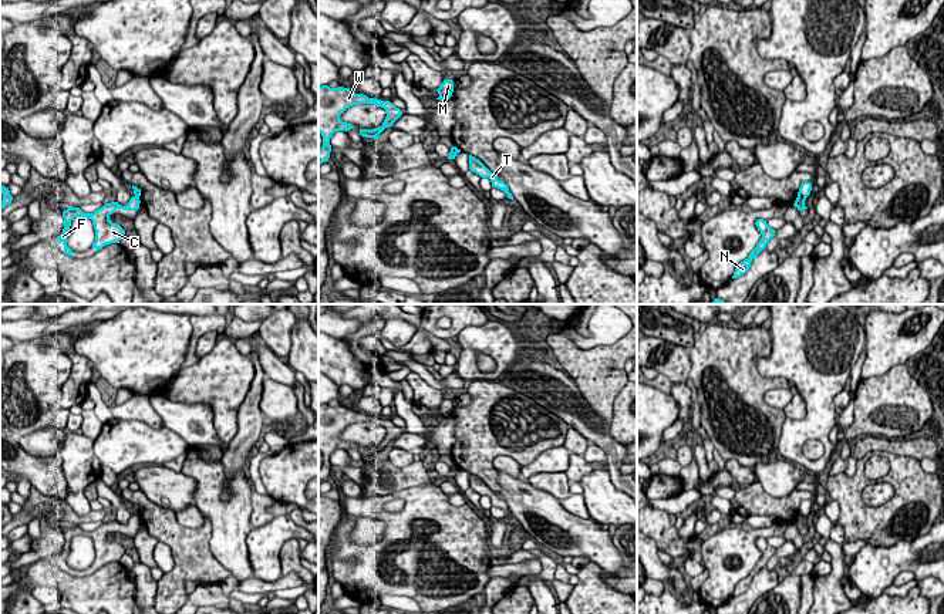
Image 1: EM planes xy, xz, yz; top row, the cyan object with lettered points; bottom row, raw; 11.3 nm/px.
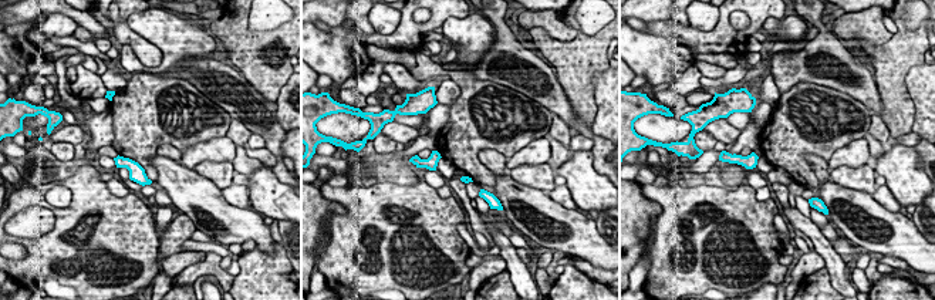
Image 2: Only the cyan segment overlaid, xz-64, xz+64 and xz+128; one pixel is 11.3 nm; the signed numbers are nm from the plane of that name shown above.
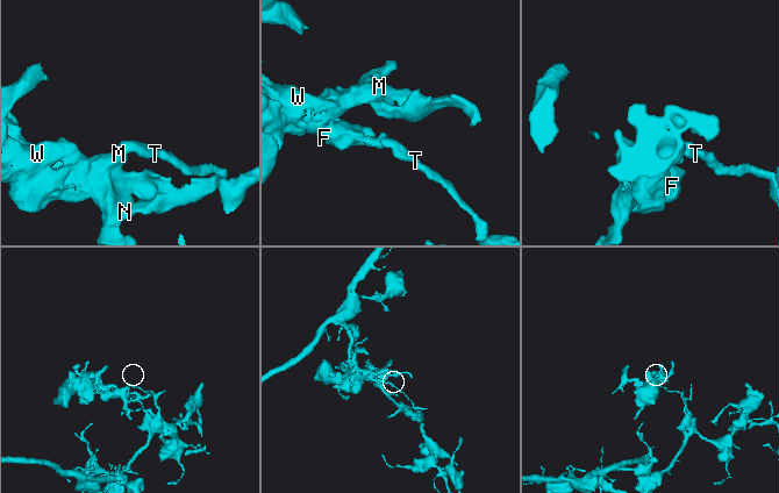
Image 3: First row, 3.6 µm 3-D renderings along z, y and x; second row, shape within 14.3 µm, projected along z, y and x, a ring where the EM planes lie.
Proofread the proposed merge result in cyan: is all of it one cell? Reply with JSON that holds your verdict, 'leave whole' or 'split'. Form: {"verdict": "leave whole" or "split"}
{"verdict": "split"}

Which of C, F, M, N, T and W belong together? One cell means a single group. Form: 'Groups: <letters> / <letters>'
Groups: C F M N W / T

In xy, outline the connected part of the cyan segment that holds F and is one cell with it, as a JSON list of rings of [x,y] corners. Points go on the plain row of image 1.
[[[132,515],[125,524],[119,523],[118,520],[111,520],[105,522],[94,532],[84,532],[80,526],[70,524],[67,529],[63,530],[64,547],[63,551],[57,556],[58,561],[64,561],[63,571],[73,576],[73,569],[67,564],[67,556],[70,553],[70,544],[74,536],[88,536],[92,539],[95,549],[95,560],[92,561],[92,566],[95,567],[95,570],[98,570],[107,563],[119,561],[119,559],[125,553],[125,549],[119,543],[112,542],[109,539],[109,534],[117,527],[138,529],[139,522],[139,515]]]

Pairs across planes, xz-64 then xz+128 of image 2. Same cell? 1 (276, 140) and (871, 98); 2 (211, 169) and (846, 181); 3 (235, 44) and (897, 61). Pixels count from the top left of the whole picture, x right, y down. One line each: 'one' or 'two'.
1: one
2: one
3: one

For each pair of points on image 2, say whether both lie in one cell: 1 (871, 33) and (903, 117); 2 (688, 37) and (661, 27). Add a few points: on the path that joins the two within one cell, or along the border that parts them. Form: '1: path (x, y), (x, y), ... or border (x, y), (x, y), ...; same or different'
1: border (893, 34), (878, 44), (861, 40), (860, 50); different
2: path (681, 30), (668, 29); same

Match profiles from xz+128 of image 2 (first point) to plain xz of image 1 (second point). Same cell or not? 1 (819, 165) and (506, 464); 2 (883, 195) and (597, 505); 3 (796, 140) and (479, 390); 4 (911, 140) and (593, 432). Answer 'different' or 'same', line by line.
1: same
2: different
3: same
4: different

